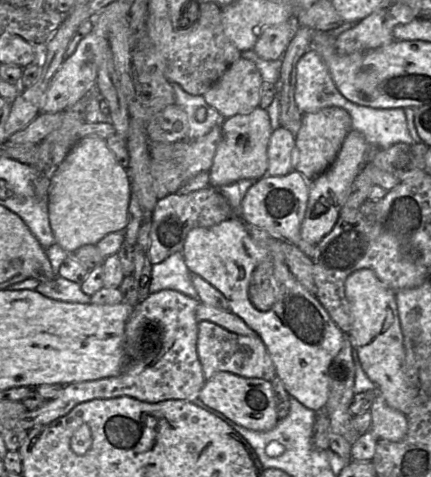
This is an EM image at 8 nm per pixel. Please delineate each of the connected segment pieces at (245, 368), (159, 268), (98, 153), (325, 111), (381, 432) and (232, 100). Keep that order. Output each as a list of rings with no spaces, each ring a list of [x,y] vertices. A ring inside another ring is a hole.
[[[210,321],[198,323],[197,354],[206,380],[218,372],[267,381],[273,380],[276,376],[271,357],[259,337],[236,334]]]
[[[181,252],[173,253],[164,261],[152,266],[149,289],[151,293],[164,289],[176,290],[198,299],[190,271]]]
[[[86,136],[78,140],[52,177],[48,214],[56,243],[68,253],[86,245],[96,245],[113,232],[123,232],[128,224],[128,208],[131,198],[131,182],[127,168],[123,167],[107,146],[106,140],[98,136]]]
[[[324,107],[315,112],[303,113],[301,127],[295,134],[294,170],[300,172],[308,180],[312,180],[326,171],[334,162],[351,127],[351,117],[341,107]]]
[[[379,395],[370,410],[372,432],[378,440],[401,441],[408,431],[408,418],[399,410],[390,407]]]
[[[242,56],[203,96],[209,106],[228,119],[237,114],[249,113],[260,105],[263,82],[255,62]]]

